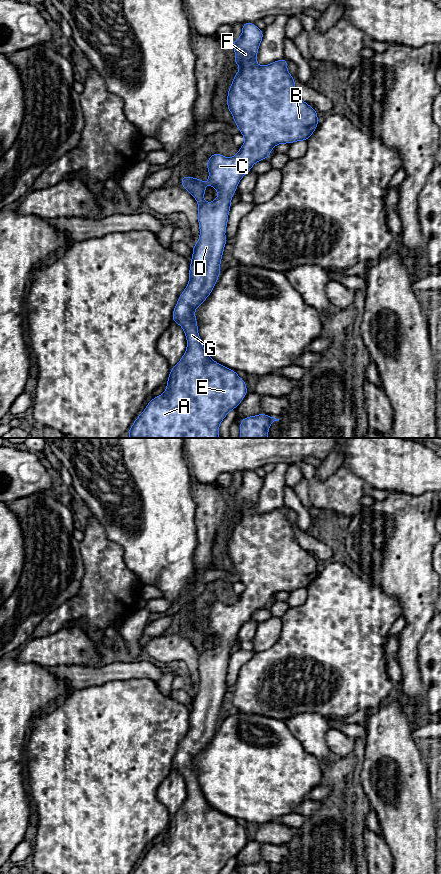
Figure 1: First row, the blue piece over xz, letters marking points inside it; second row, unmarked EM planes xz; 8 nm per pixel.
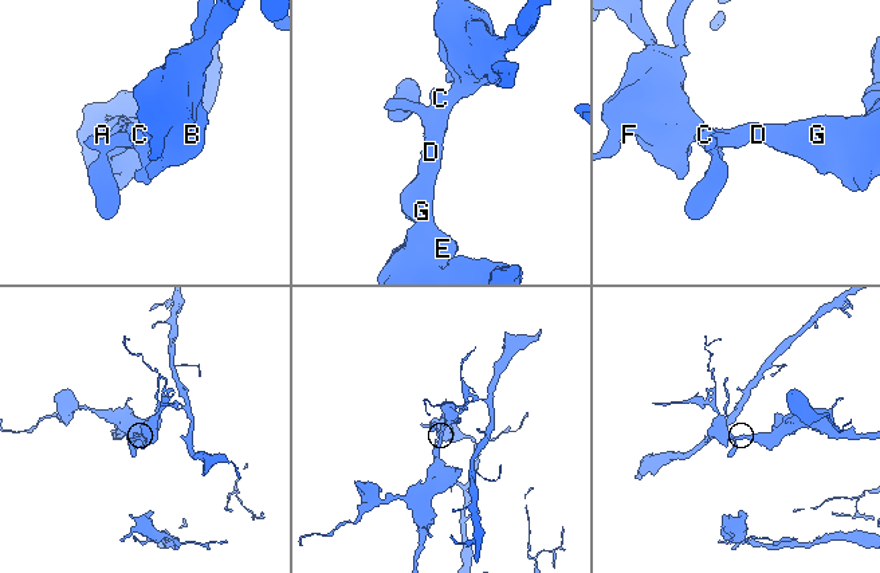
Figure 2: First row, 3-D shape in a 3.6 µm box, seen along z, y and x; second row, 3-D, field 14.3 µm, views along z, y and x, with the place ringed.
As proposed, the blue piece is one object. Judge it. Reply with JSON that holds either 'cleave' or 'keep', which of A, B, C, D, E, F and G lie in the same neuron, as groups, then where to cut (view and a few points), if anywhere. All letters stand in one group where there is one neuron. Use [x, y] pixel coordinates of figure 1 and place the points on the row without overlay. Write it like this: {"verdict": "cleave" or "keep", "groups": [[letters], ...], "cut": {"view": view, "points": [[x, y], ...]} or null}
{"verdict": "keep", "groups": [["A", "B", "C", "D", "E", "F", "G"]], "cut": null}

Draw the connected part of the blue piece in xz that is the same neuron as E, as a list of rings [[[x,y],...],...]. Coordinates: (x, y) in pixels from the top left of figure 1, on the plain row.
[[[253,470],[242,471],[242,483],[233,488],[235,505],[232,507],[240,519],[234,526],[227,541],[227,557],[234,566],[240,582],[245,586],[238,601],[230,606],[221,601],[213,601],[206,614],[209,619],[208,631],[218,640],[218,646],[206,651],[203,646],[206,629],[192,624],[181,624],[181,634],[192,642],[198,651],[198,672],[200,685],[193,694],[189,715],[189,730],[175,753],[172,770],[179,772],[187,789],[187,796],[180,809],[171,816],[167,835],[163,842],[149,848],[144,859],[132,874],[220,874],[226,863],[236,857],[248,842],[246,830],[235,818],[215,810],[202,793],[195,757],[213,739],[220,724],[220,712],[227,691],[225,685],[231,647],[242,625],[252,614],[268,607],[277,592],[291,592],[307,589],[318,575],[317,559],[304,550],[297,542],[295,527],[287,518],[289,508],[282,506],[265,514],[256,511],[259,494],[264,485]]]

